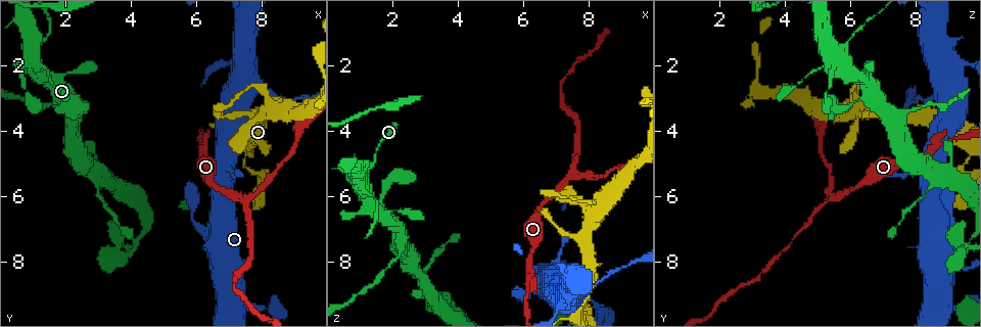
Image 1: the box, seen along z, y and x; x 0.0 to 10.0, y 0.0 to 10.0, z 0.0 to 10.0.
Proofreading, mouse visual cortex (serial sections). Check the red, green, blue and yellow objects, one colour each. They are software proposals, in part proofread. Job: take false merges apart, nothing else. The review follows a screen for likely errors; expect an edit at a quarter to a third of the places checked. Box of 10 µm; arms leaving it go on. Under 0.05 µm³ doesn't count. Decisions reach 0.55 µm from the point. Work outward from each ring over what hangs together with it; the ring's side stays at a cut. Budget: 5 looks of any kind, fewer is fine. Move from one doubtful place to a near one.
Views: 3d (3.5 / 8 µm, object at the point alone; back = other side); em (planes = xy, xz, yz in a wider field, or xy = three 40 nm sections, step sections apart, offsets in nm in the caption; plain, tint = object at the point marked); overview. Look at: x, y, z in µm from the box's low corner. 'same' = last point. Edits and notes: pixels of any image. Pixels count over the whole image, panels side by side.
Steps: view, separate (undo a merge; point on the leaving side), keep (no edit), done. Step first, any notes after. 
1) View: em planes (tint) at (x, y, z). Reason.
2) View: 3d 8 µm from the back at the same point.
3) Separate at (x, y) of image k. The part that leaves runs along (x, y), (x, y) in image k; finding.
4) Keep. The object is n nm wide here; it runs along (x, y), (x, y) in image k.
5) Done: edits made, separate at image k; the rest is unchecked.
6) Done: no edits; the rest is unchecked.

View: 3d 8 µm at (7.60, 5.20, 9.35). Abrupt turn.

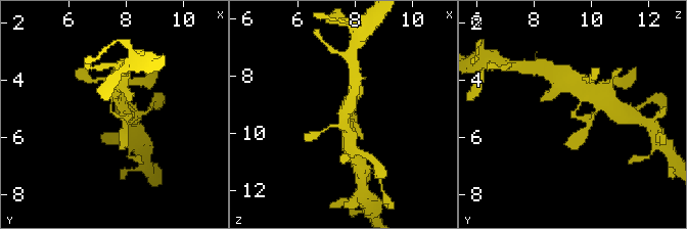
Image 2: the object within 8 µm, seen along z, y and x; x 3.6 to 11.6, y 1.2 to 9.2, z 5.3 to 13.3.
View: em xy step 5 (tint) at the same point.

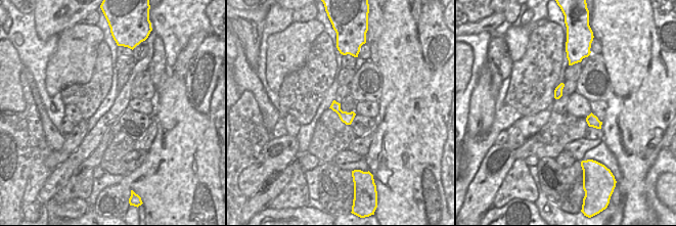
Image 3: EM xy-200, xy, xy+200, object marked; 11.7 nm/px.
Keep. The object is 140 nm wide here; it runs along (577, 88), (581, 102), (573, 116), (590, 124) in image 2; all the same cell.

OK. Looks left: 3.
View: 3d 3.5 µm at (2.00, 3.30, 8.05).

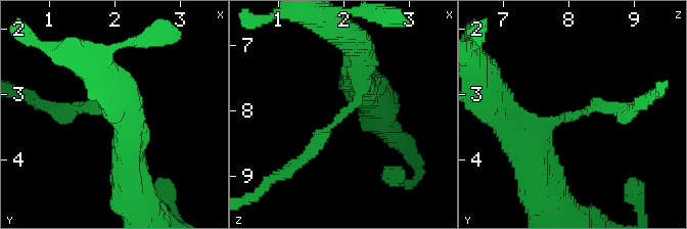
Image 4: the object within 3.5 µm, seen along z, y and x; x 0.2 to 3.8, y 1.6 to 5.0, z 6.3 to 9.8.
View: em xy step 1 (tint) at (1.95, 3.35, 8.05). The arms are 200, 400 nm wide.

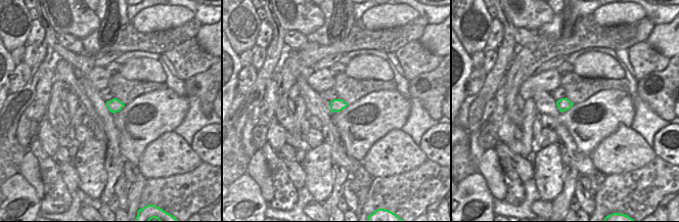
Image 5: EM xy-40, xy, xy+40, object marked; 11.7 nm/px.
View: em planes (tint) at the same point. Cut it another way.

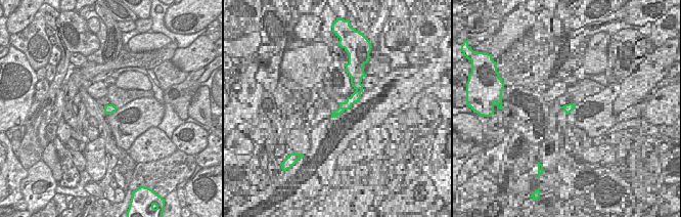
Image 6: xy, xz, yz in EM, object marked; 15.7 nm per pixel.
Separate at (313, 152) of image 4. The part that leaves runs along (330, 125), (308, 154), (258, 193) in image 4; two cells meet here.

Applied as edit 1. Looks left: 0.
Done: edits made, separate at image 4; the rest is unchecked.

